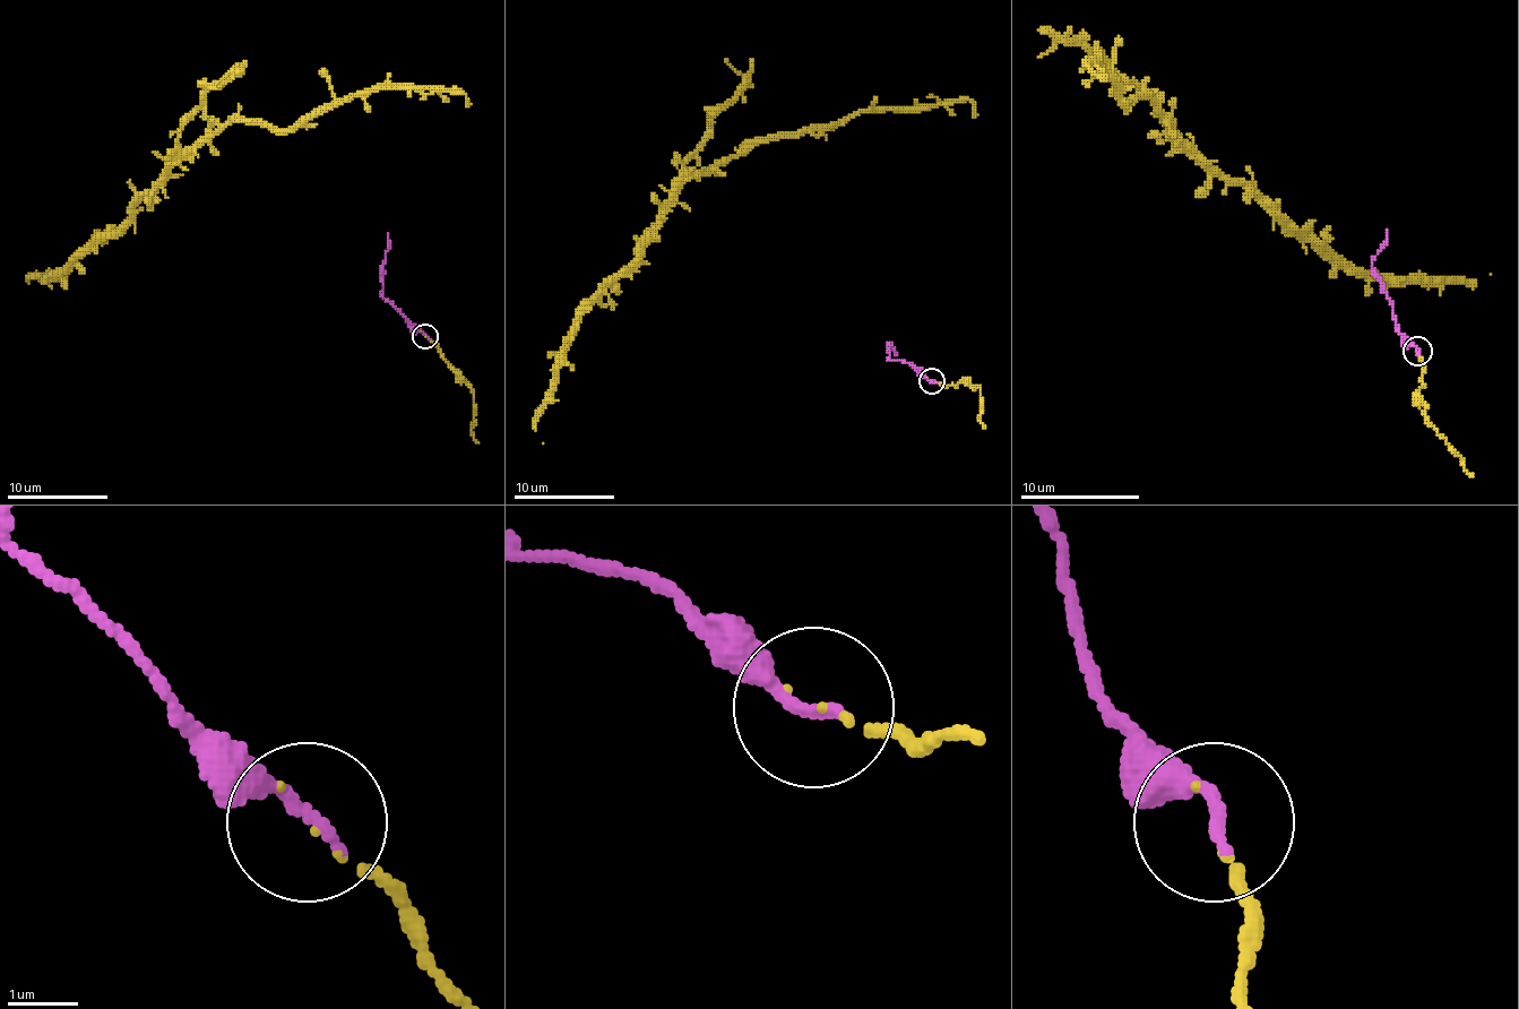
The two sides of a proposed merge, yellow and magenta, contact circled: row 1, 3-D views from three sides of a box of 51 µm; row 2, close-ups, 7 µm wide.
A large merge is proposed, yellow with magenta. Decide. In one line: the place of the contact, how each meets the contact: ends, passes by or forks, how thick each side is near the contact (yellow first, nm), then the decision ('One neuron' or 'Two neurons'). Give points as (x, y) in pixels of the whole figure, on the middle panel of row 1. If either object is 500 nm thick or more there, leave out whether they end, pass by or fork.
Place: (932, 380). At the ring yellow ends. At the ring magenta ends. Thickness 70 nm (yellow) against 200 nm. One neuron

